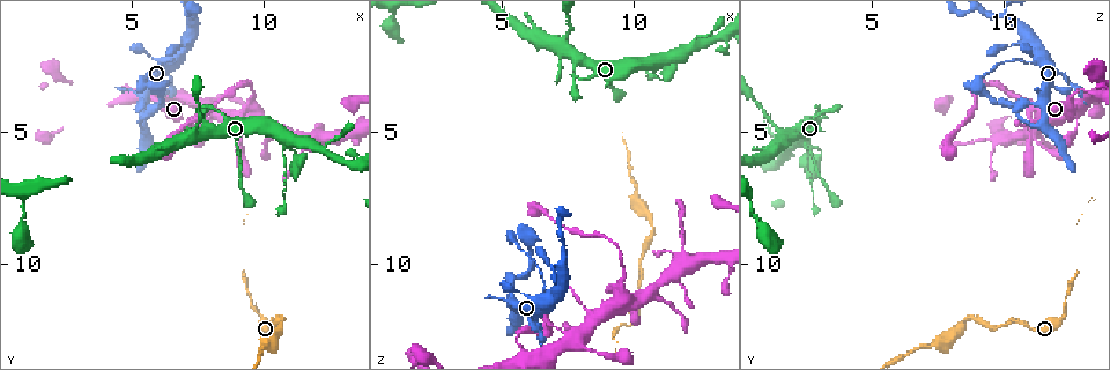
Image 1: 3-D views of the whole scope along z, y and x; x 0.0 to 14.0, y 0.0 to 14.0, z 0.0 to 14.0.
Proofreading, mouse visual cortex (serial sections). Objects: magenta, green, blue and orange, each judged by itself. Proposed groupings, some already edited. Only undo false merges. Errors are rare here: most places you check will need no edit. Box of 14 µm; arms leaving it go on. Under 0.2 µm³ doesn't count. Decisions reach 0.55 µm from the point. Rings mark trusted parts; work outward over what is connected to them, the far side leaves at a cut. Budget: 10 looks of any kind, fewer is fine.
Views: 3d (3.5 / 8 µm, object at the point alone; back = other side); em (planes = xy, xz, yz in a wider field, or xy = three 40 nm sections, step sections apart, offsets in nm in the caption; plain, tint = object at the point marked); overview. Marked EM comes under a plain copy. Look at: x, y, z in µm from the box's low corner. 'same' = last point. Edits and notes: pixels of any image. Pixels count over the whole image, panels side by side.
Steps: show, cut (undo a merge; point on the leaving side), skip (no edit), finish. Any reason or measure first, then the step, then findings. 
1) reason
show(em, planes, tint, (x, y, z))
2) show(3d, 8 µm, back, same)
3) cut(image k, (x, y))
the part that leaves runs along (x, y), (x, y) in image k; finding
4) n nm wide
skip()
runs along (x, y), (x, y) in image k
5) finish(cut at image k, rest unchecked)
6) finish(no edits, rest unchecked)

calibre changes
show(3d, 3.5 µm, (9.5, 3.6, 10.6))

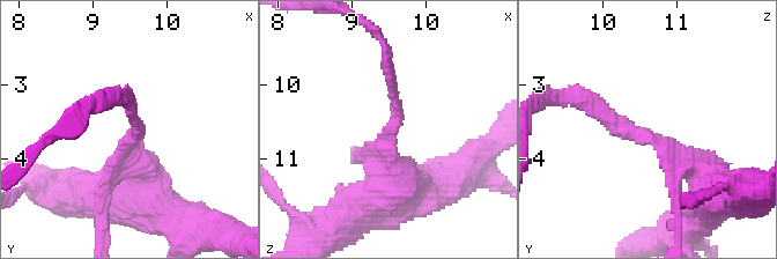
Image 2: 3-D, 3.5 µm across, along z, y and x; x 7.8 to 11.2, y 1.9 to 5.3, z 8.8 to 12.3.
arms of 200, 500 nm
show(em, xy, step 3, tint, (9.55, 3.70, 10.60))

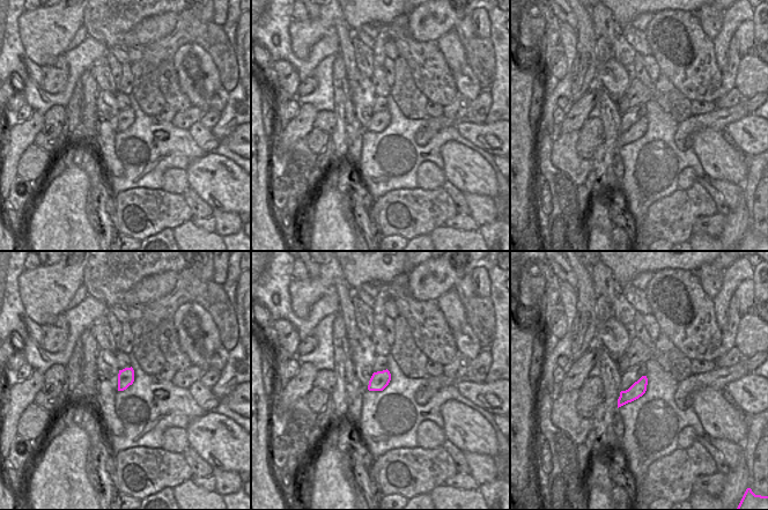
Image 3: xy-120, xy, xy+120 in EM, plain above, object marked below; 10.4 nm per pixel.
skip()
runs along (711, 180), (590, 102) in image 2; all the same cell

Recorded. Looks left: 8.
sharp bend
show(3d, 3.5 µm, (5.4, 3.8, 11.4))

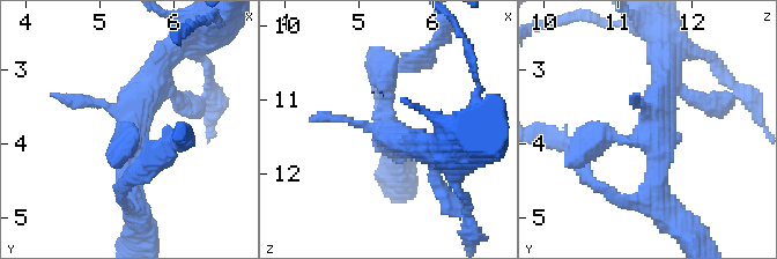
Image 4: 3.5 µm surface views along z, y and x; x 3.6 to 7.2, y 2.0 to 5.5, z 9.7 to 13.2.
show(em, planes, tint, (5.40, 3.80, 11.45))

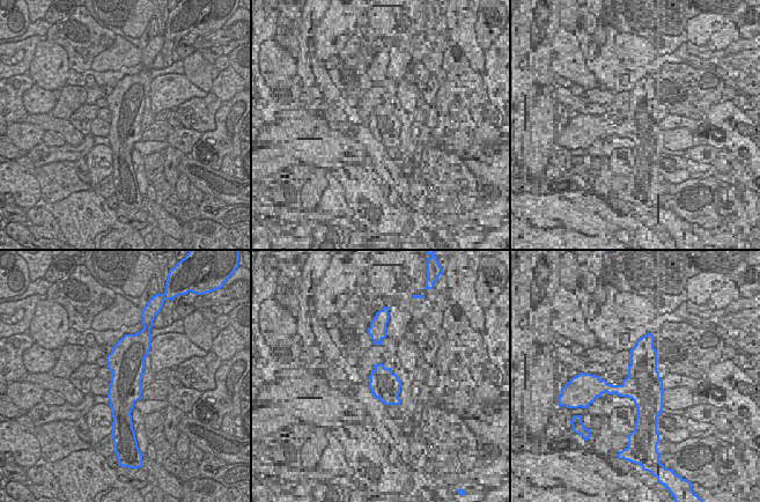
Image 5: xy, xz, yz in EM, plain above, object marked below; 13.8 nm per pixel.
skip()
runs along (664, 63), (649, 134), (586, 152) in image 4; one cell here

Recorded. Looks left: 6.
sharp bend
show(3d, 3.5 µm, (10.8, 12.2, 8.6))

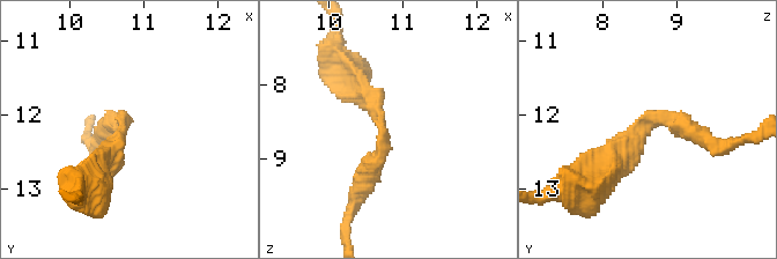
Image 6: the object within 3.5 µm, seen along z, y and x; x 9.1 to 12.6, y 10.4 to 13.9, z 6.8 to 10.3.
now the EM
show(em, xy, step 3, tint, (10.70, 12.05, 8.65))

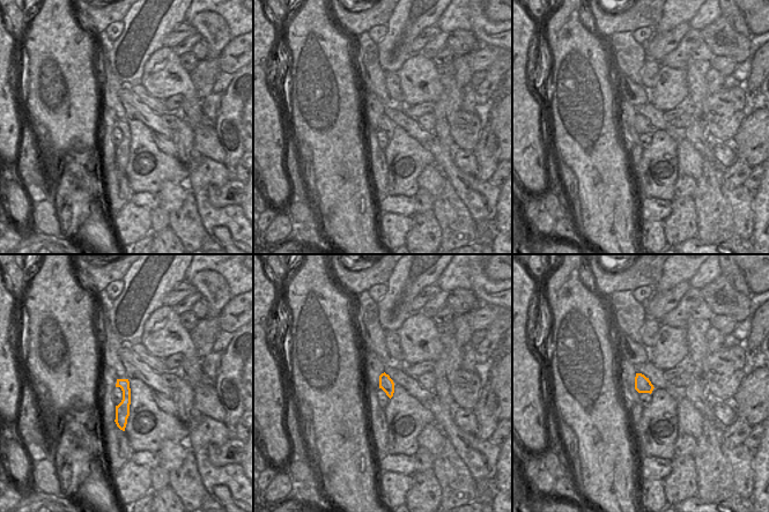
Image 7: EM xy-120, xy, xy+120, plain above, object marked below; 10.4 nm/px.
skip()
runs along (125, 381), (121, 425) in image 7; continuous, no second cell

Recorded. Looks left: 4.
side arm on a straight run
show(3d, 3.5 µm, (7.4, 5.0, 1.7))

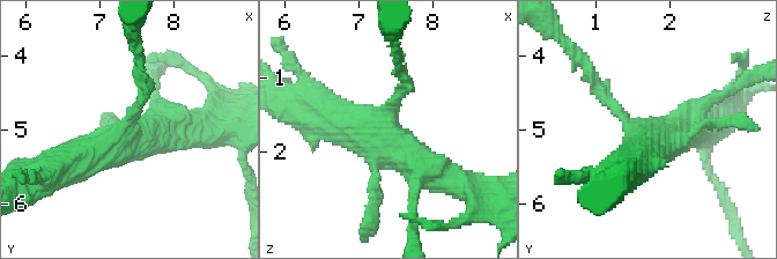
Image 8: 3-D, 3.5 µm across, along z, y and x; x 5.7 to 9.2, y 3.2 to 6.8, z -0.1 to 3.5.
shape alone is not enough
show(em, xy, step 2, tint, (7.40, 5.05, 1.70))

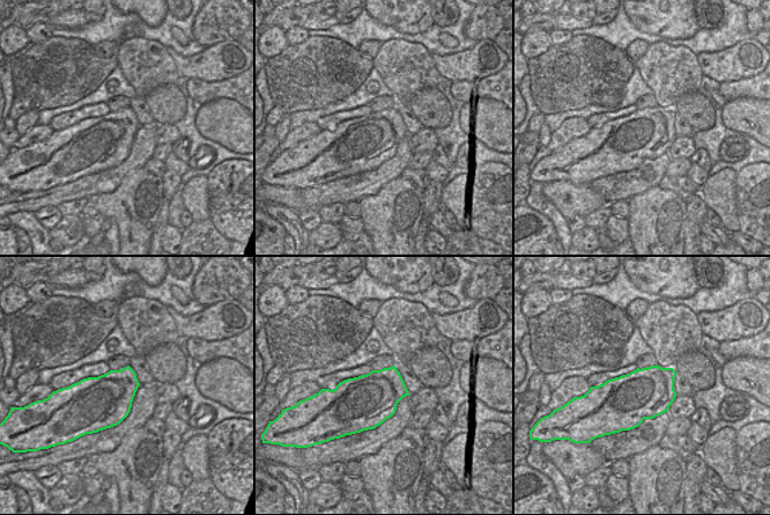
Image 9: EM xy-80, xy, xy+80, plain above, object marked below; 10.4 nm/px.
skip()
runs along (443, 176), (354, 123), (315, 111) in image 8; one cell here

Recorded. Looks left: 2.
finish(no edits, rest unchecked)

